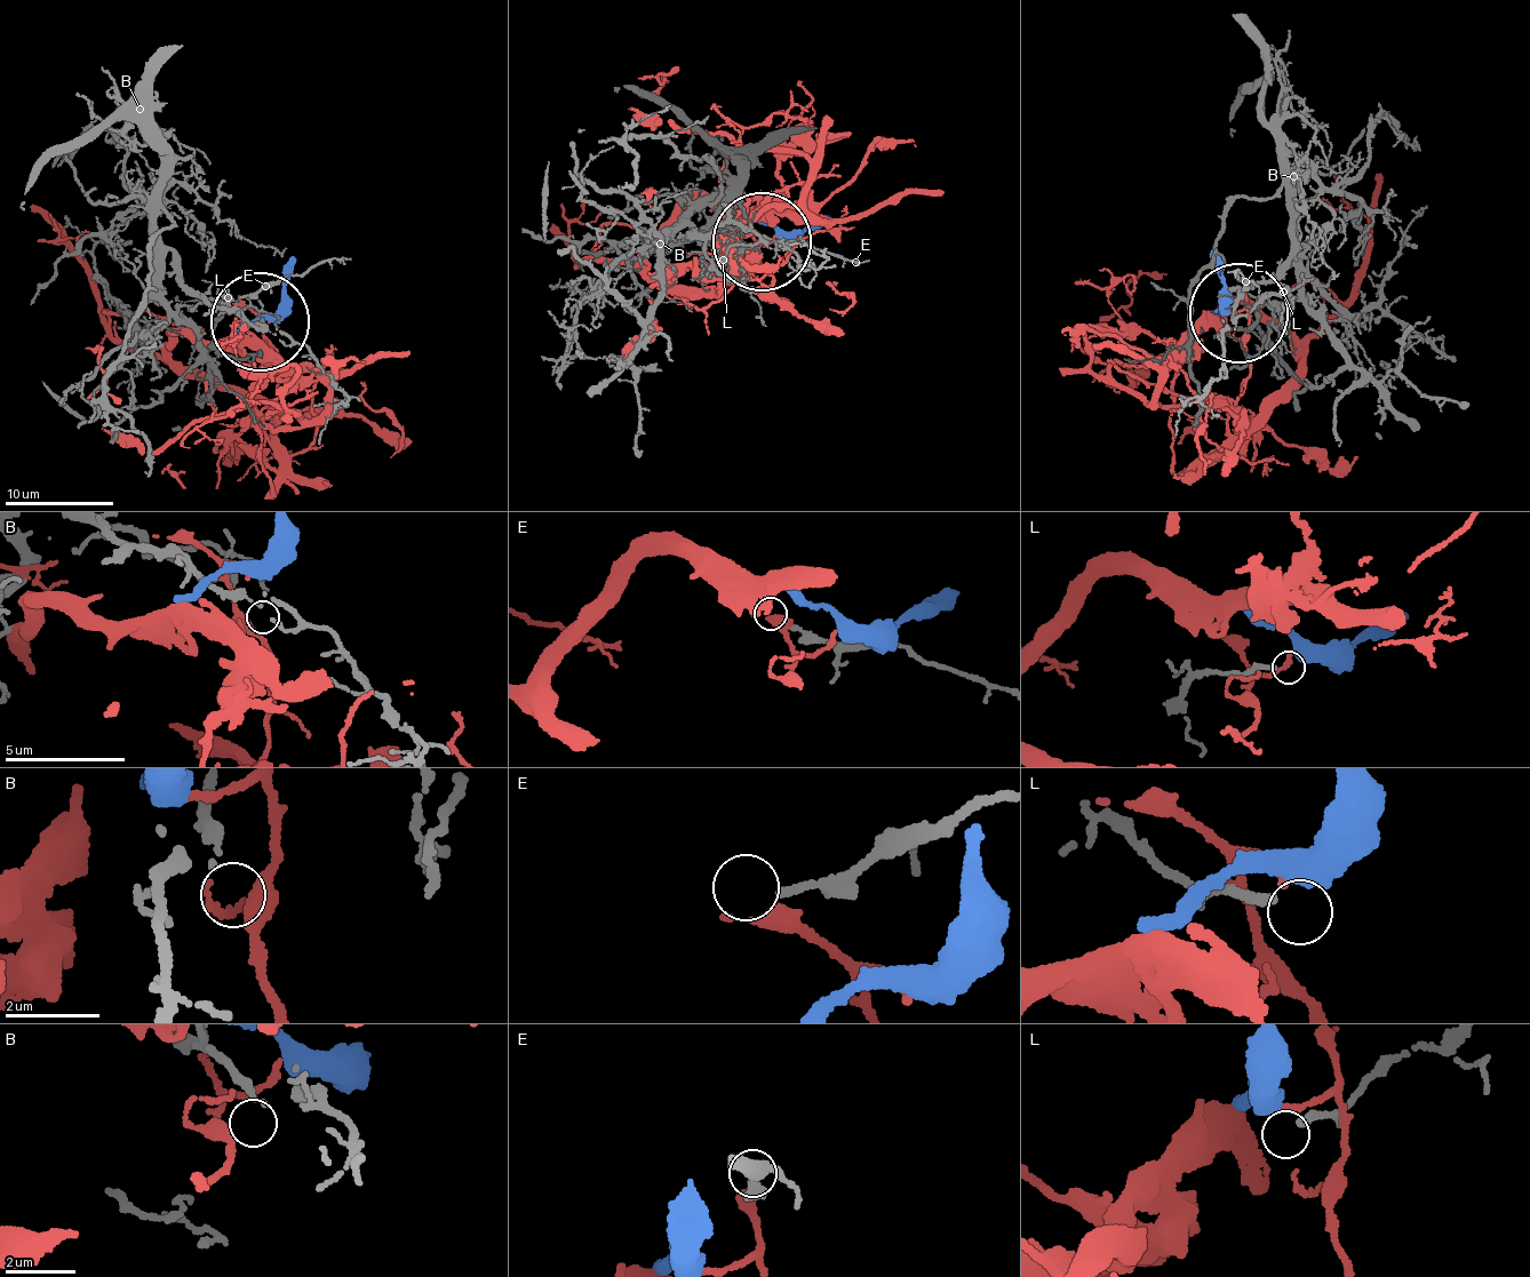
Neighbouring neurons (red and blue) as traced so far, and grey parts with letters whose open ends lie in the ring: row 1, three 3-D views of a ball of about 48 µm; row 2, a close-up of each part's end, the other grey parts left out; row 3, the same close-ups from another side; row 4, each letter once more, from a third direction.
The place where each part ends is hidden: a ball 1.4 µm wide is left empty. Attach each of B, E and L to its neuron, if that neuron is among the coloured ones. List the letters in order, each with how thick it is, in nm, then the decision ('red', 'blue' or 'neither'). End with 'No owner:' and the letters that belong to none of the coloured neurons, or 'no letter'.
B: 100 nm | neither
E: 160 nm | neither
L: 200 nm | neither
No owner: B, E, L

